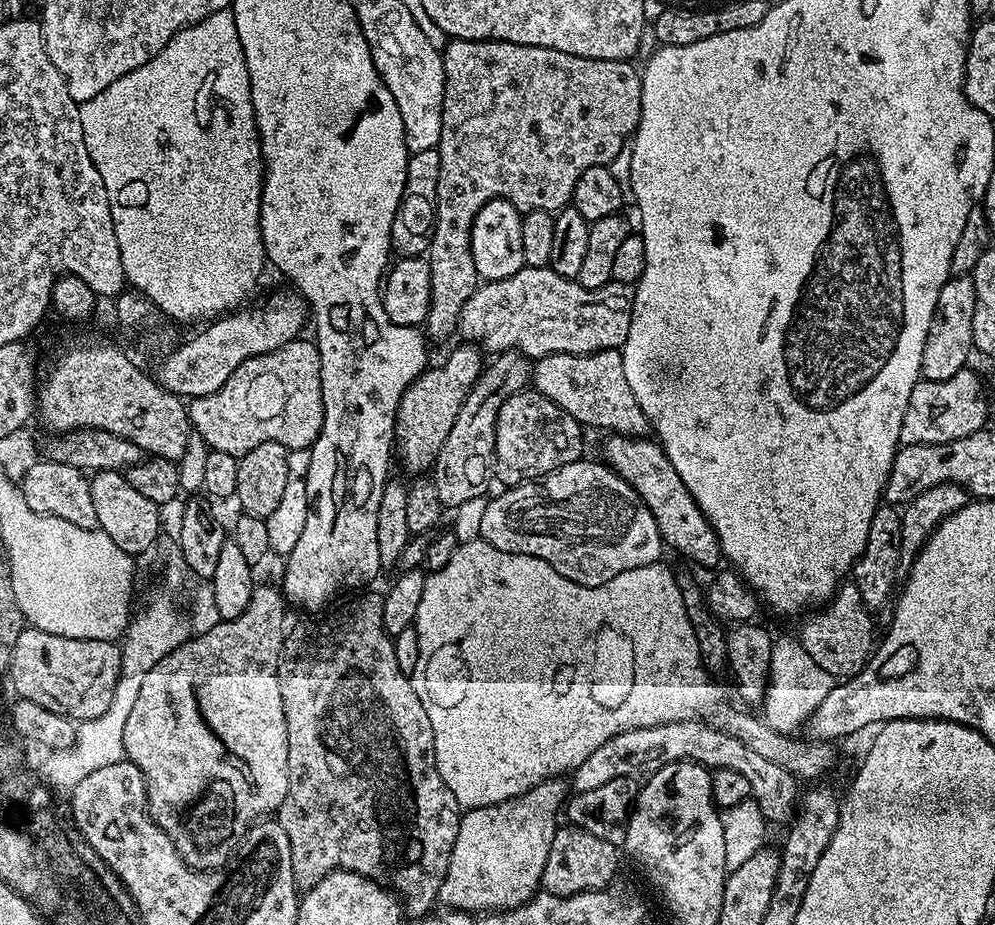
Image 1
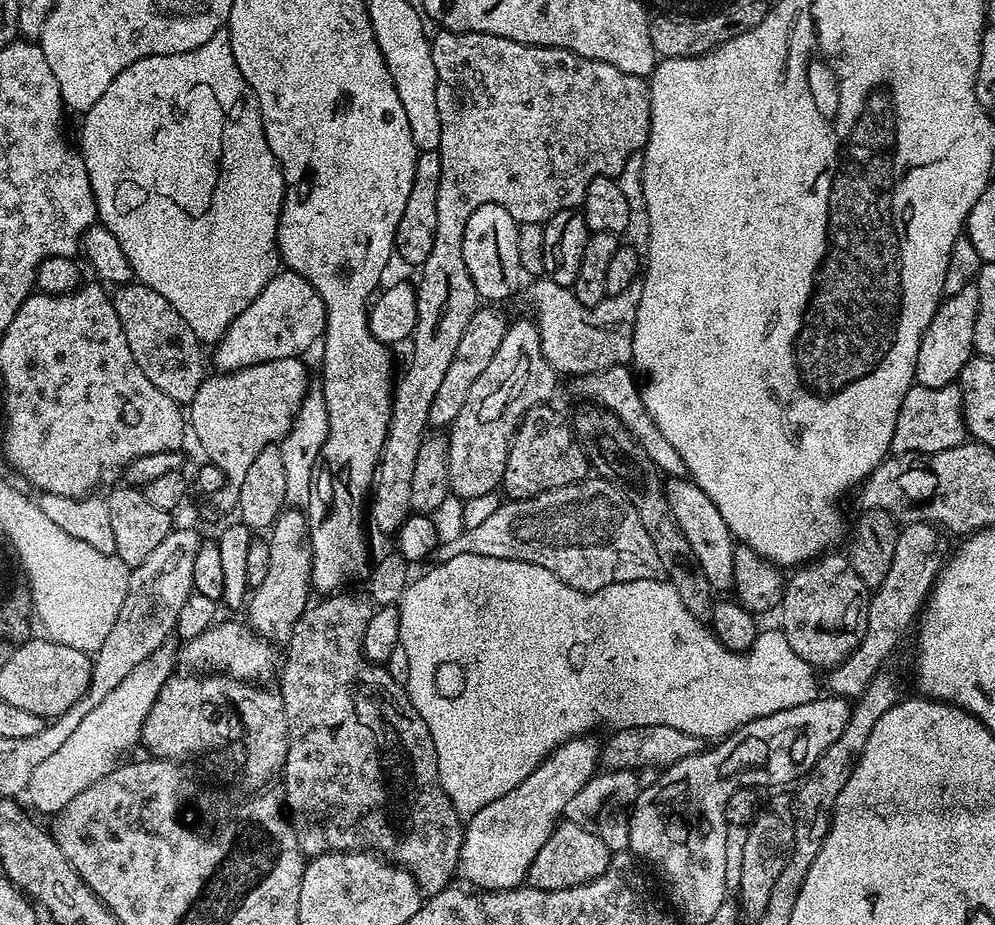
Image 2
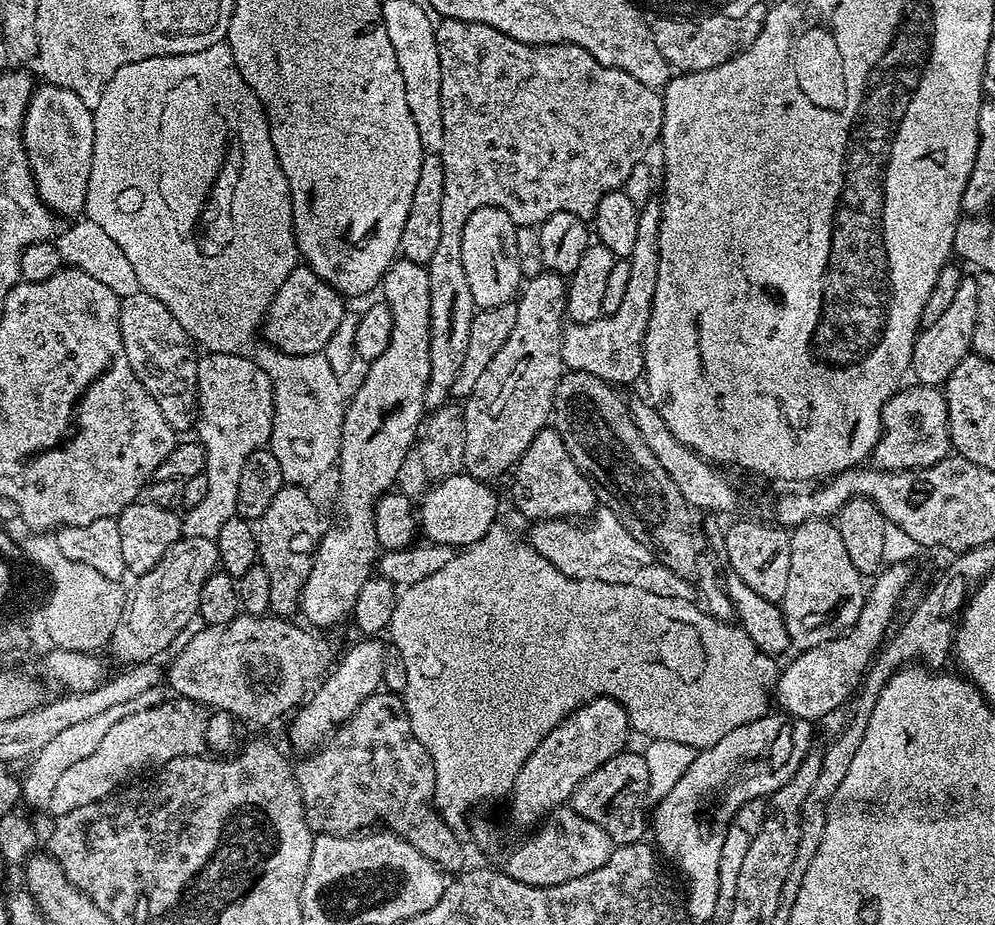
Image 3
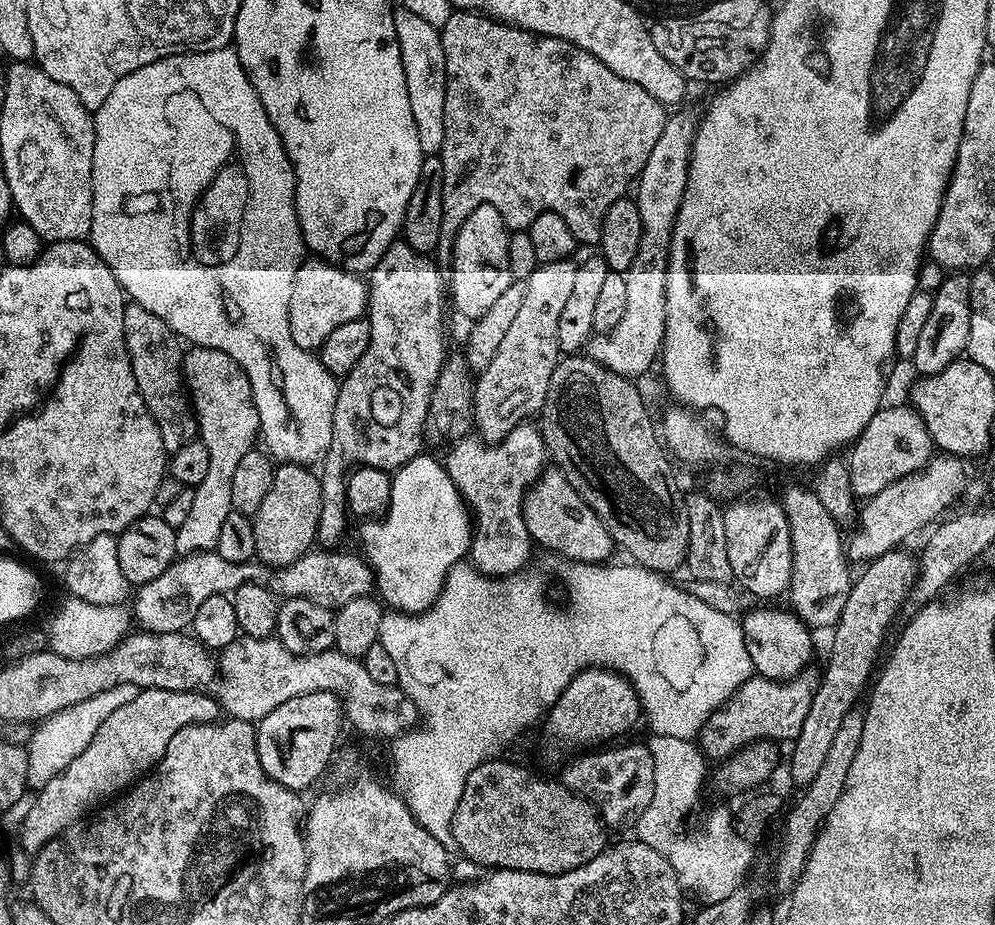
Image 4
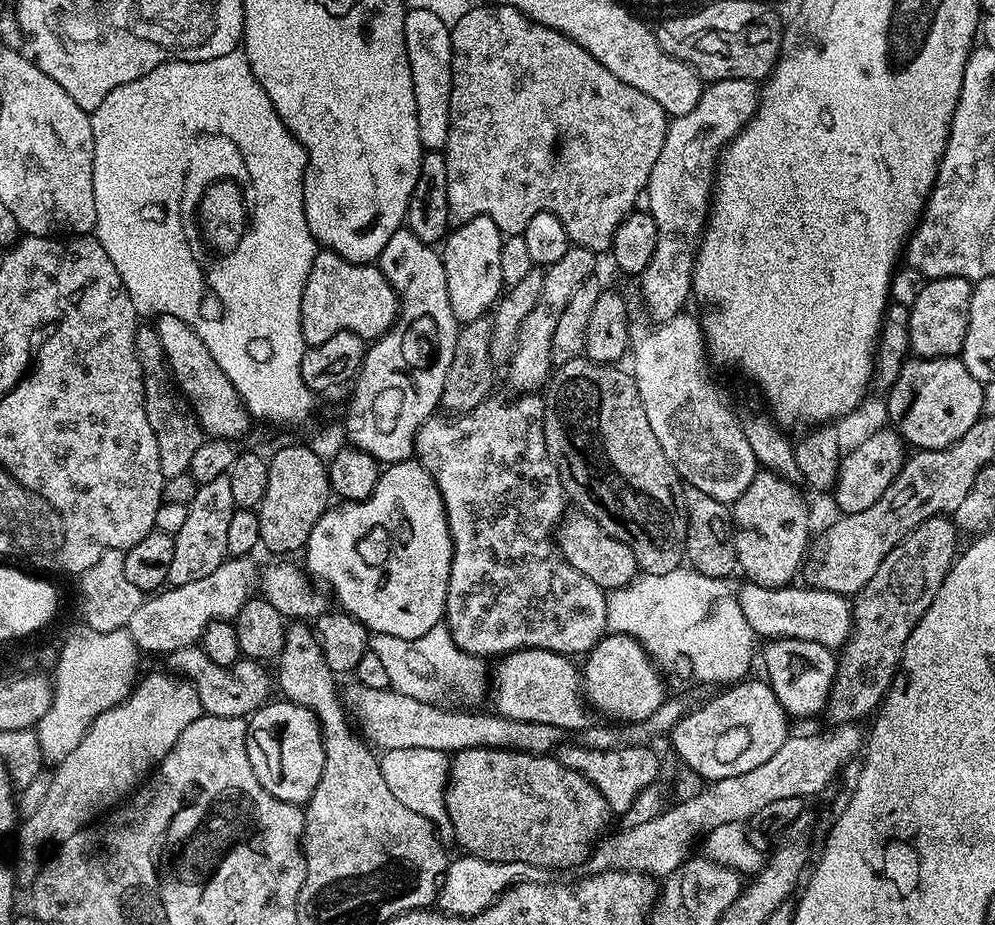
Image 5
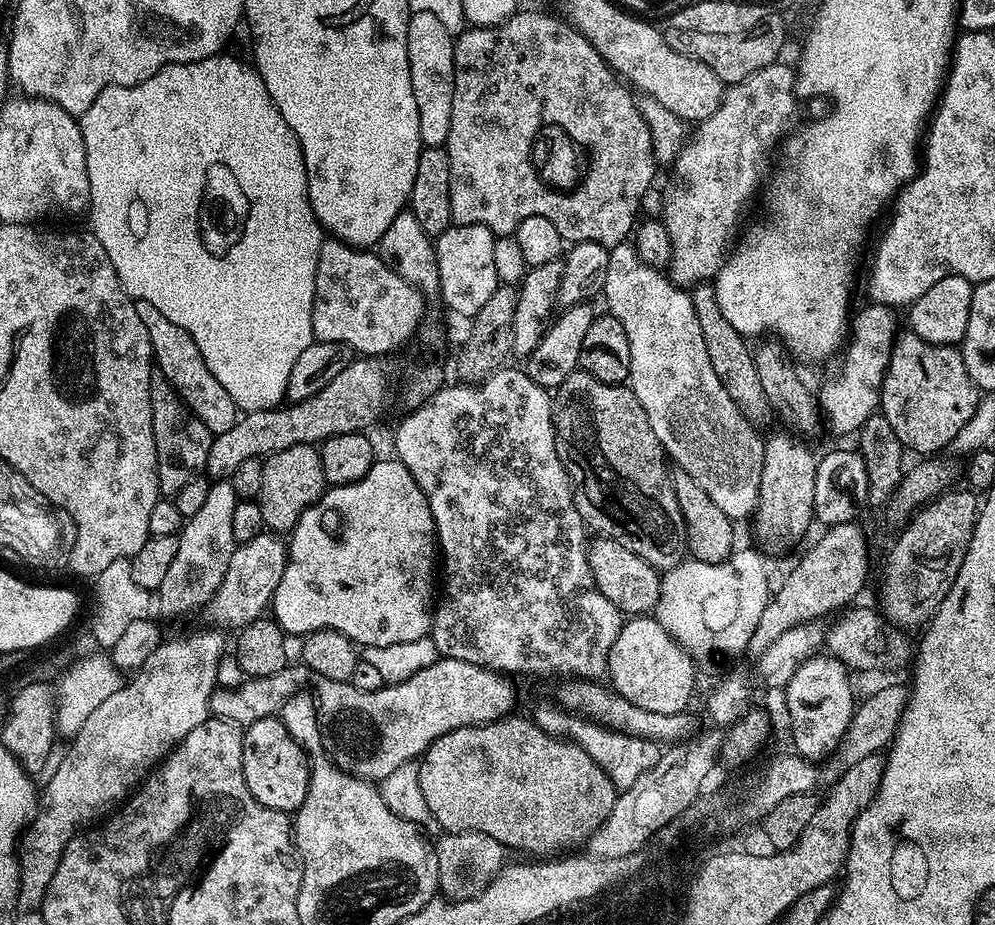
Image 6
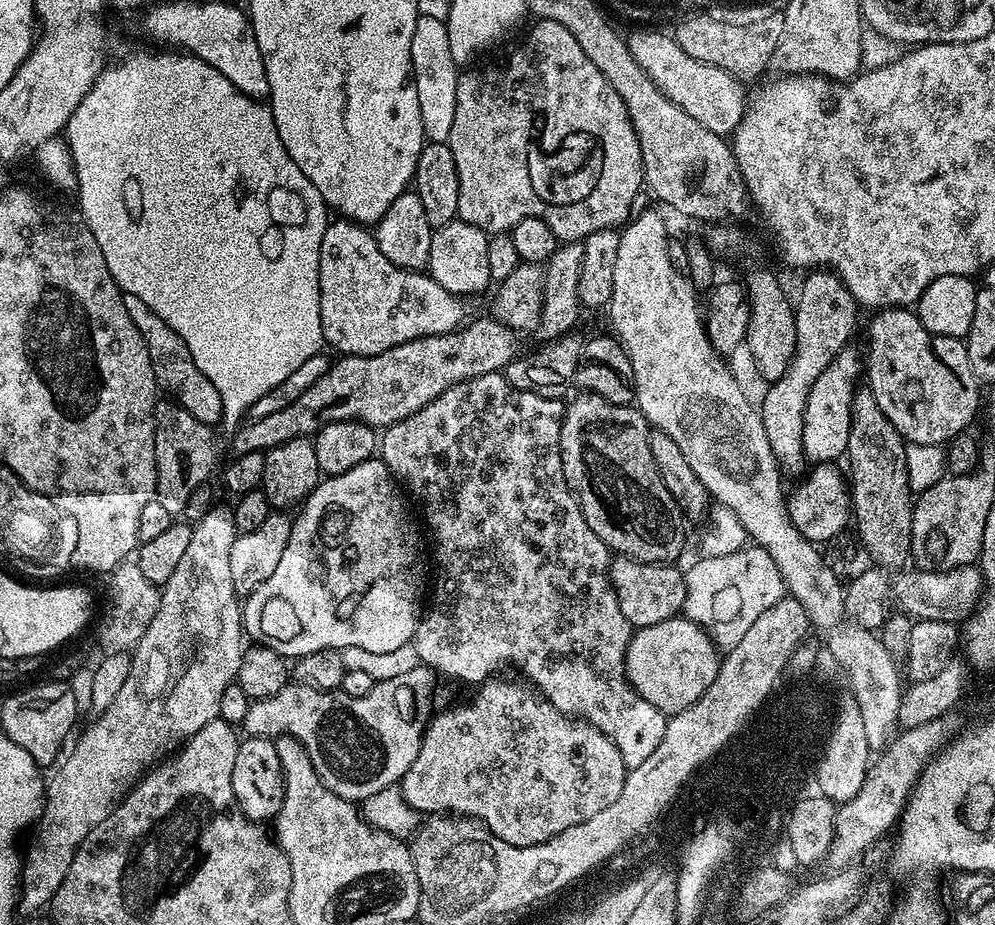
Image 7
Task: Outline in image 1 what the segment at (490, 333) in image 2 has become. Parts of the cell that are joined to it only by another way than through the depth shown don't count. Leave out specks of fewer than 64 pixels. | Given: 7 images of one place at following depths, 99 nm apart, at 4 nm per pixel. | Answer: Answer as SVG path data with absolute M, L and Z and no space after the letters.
M460 342L437 368L425 368L420 377L405 390L396 411L394 452L398 464L400 460L406 471L424 474L435 464L438 450L442 450L442 442L446 442L446 434L450 434L450 429L458 419L458 410L462 410L462 402L466 402L474 382L485 367L485 353L471 342Z

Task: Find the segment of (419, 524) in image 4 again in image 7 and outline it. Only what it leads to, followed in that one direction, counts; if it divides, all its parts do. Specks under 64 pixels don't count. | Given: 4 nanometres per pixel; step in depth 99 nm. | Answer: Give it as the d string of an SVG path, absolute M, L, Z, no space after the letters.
M373 458L366 462L358 462L354 470L346 470L346 474L338 474L321 479L316 489L303 501L300 513L295 513L290 530L290 542L286 542L286 550L282 550L282 558L278 566L262 586L258 586L252 592L247 593L242 604L244 618L244 631L252 636L257 645L269 648L285 658L299 658L306 654L314 654L318 650L334 648L343 650L350 646L358 646L370 654L387 654L389 650L398 650L398 646L406 646L413 643L416 635L416 627L420 625L422 604L420 608L420 583L424 580L424 560L420 557L420 536L416 533L416 524L404 505L405 493L399 492L397 481L392 471L384 465L384 461Z

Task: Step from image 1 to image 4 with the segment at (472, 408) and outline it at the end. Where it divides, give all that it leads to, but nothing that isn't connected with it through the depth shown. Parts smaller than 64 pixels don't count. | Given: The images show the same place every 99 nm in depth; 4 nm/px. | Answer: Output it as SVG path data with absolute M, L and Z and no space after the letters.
M572 258L545 264L539 263L536 265L534 274L530 274L530 278L524 281L526 295L522 298L522 306L518 310L518 315L514 317L514 323L502 338L502 343L498 346L498 354L494 354L494 358L490 358L484 371L475 377L472 422L475 431L484 443L500 443L502 438L506 438L506 434L510 434L510 430L514 430L519 424L531 421L542 410L546 402L546 390L550 390L550 378L562 359L558 346L558 317L562 315L562 309L566 301L570 299L576 266L577 261Z

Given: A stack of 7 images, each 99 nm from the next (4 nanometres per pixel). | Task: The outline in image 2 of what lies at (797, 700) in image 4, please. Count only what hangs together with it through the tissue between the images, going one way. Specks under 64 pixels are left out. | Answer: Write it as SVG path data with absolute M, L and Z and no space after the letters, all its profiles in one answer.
M904 524L898 534L898 542L894 546L894 562L890 562L890 570L886 573L886 578L868 597L868 621L866 622L866 634L862 642L845 658L842 663L827 673L827 691L834 696L845 698L855 698L861 696L866 690L866 686L874 677L881 675L884 663L892 656L892 651L900 644L900 639L908 632L908 627L913 627L914 621L919 617L931 591L932 585L939 576L942 567L942 556L940 560L940 536L931 524Z

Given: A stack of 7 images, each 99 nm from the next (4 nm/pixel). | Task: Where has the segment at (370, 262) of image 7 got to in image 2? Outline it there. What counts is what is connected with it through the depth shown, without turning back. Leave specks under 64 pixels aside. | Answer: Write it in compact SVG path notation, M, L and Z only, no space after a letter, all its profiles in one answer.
M287 270L277 271L270 277L266 286L230 322L230 326L215 341L213 352L210 352L210 364L217 373L237 372L250 366L258 366L262 362L274 362L282 358L300 358L307 348L317 347L324 335L326 326L326 306L322 298L318 298L318 290L302 278L302 274Z

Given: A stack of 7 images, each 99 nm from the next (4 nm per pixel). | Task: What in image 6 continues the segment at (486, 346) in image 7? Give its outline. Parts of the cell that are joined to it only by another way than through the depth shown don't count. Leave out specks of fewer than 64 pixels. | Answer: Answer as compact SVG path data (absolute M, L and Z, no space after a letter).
M384 358L353 359L346 370L336 375L330 386L318 390L318 394L297 404L285 403L241 415L230 430L213 435L204 472L213 481L224 482L238 470L238 466L242 466L242 462L246 462L246 458L267 458L278 454L278 450L290 450L290 446L319 446L338 434L368 430L392 400L392 368L388 362Z

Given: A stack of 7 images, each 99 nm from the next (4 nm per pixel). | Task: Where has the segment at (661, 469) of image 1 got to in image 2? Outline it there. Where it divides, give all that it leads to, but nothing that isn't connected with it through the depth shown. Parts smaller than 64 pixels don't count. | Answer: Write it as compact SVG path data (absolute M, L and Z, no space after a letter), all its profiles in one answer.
M691 478L669 479L664 485L664 493L670 512L674 514L674 522L678 522L682 534L686 534L686 542L690 542L694 554L698 554L698 566L702 566L702 571L706 573L706 582L710 582L713 593L727 593L733 587L734 550L737 541L730 526L726 526L722 514L718 514L718 506L710 502L707 494Z

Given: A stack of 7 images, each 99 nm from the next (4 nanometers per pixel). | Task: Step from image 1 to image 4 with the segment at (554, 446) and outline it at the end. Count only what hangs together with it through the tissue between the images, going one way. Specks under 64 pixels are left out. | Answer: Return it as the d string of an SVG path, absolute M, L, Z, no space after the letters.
M552 466L540 473L539 480L524 497L524 521L526 530L531 534L533 541L560 556L565 556L565 561L577 564L602 564L609 559L608 556L614 549L614 541L606 530L602 518L590 510L590 506L566 482L560 469Z

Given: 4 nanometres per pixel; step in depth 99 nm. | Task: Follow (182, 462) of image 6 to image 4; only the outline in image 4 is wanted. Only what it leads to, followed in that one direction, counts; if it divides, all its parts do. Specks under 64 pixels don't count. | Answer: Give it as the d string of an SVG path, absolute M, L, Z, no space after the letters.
M134 302L124 305L122 334L134 370L134 382L138 382L138 390L158 426L158 434L162 434L165 453L176 452L198 436L196 414L184 383L182 341L158 314L150 314L150 310Z

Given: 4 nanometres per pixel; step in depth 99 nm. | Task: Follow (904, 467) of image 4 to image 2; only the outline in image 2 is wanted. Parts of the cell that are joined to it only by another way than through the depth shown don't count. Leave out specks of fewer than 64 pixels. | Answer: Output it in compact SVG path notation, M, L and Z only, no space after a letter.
M913 383L912 388L902 398L902 406L898 410L898 422L894 426L894 438L891 451L902 452L937 452L950 450L954 446L965 443L964 403L962 394L956 384L947 384L931 388Z

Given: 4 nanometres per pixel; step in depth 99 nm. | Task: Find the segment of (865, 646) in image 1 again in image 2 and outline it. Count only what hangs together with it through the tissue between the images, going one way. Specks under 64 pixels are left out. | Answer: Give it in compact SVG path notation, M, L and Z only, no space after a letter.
M829 551L799 565L787 577L778 609L778 627L798 658L811 664L813 669L831 670L862 642L868 621L869 595L870 589L858 578L847 555Z

